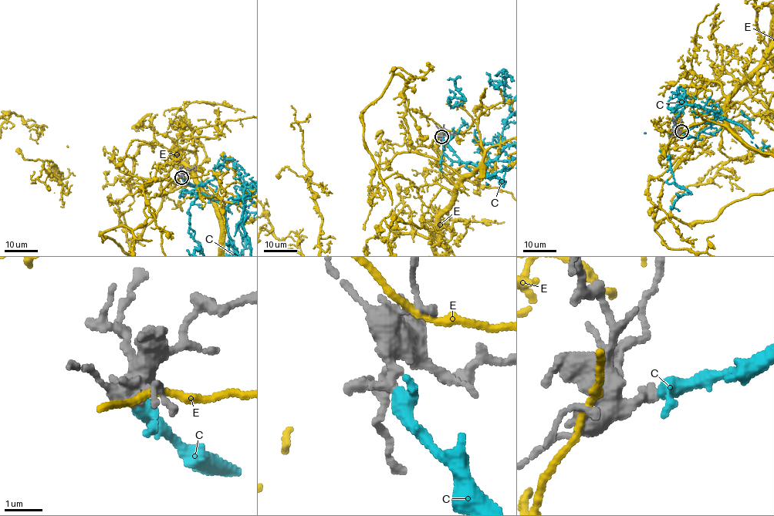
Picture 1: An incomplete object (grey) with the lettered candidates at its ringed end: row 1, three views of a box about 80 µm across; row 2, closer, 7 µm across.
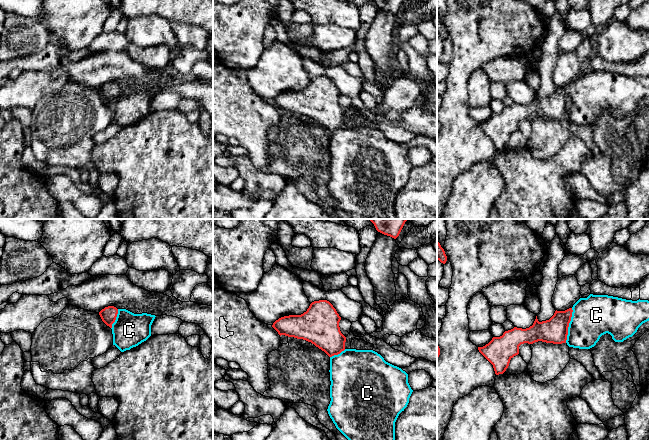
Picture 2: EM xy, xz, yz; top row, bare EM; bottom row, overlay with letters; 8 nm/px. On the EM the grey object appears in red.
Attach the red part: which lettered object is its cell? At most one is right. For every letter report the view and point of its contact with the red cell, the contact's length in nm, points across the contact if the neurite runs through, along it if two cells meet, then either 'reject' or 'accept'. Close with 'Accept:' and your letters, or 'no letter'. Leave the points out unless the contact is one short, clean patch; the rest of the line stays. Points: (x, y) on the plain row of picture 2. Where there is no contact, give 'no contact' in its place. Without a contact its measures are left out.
C: yz (568, 101) | 280 nm | across yz (555, 106), (568, 101), (582, 101), (596, 91) | accept
E: no contact | reject
Accept: C

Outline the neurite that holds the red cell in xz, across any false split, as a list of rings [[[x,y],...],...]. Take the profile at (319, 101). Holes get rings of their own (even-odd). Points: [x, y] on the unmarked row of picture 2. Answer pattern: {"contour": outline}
{"contour": [[[327,76],[314,77],[301,91],[284,92],[276,96],[272,103],[278,110],[311,118],[330,133],[330,180],[328,190],[336,204],[351,219],[396,219],[395,198],[404,187],[413,168],[408,159],[408,150],[394,142],[373,126],[346,125],[346,113],[341,109],[339,98],[341,93],[333,81]]]}

